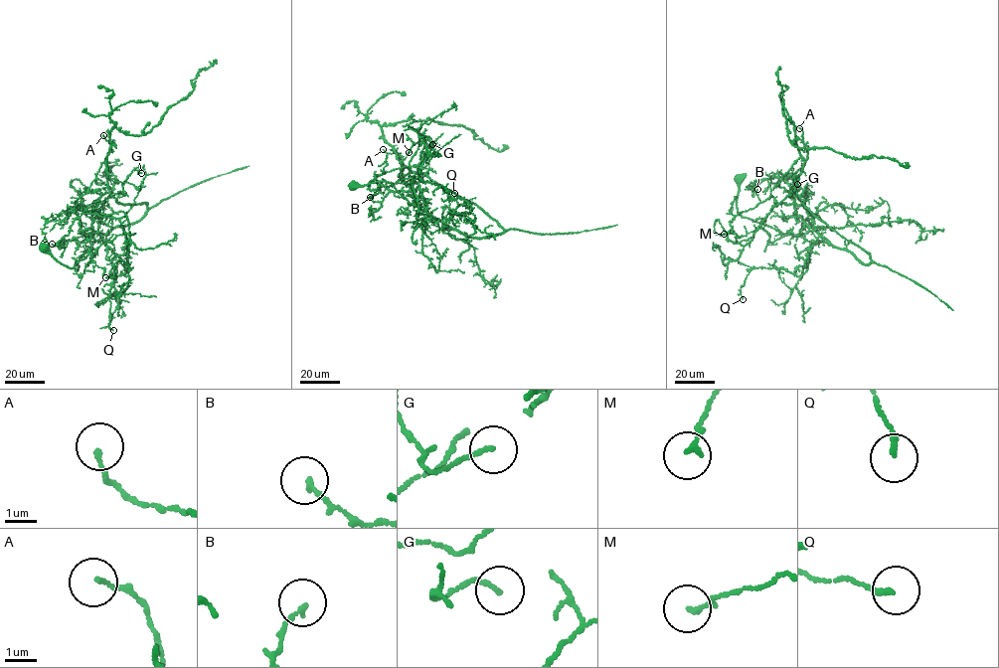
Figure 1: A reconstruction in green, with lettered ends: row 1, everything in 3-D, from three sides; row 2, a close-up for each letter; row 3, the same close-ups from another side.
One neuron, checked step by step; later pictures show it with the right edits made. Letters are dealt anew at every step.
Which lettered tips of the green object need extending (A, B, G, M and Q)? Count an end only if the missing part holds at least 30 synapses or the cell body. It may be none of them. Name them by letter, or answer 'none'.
none

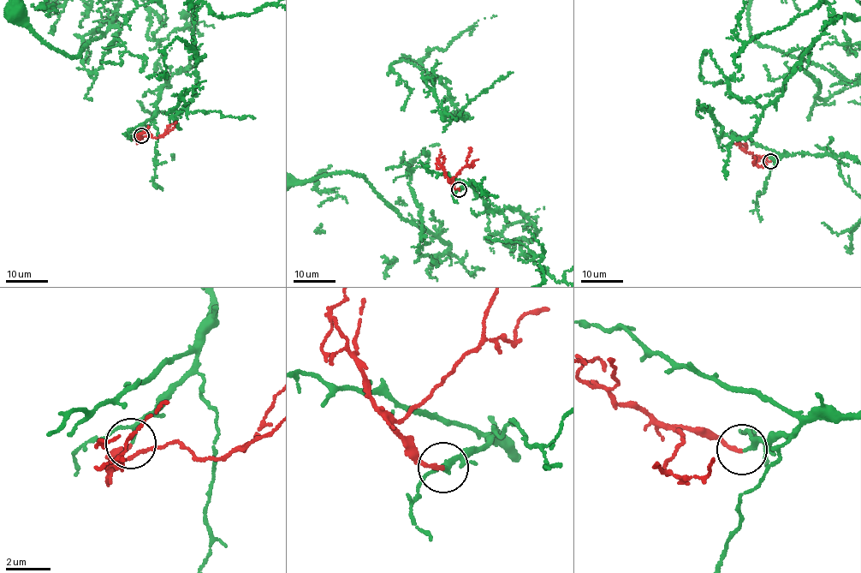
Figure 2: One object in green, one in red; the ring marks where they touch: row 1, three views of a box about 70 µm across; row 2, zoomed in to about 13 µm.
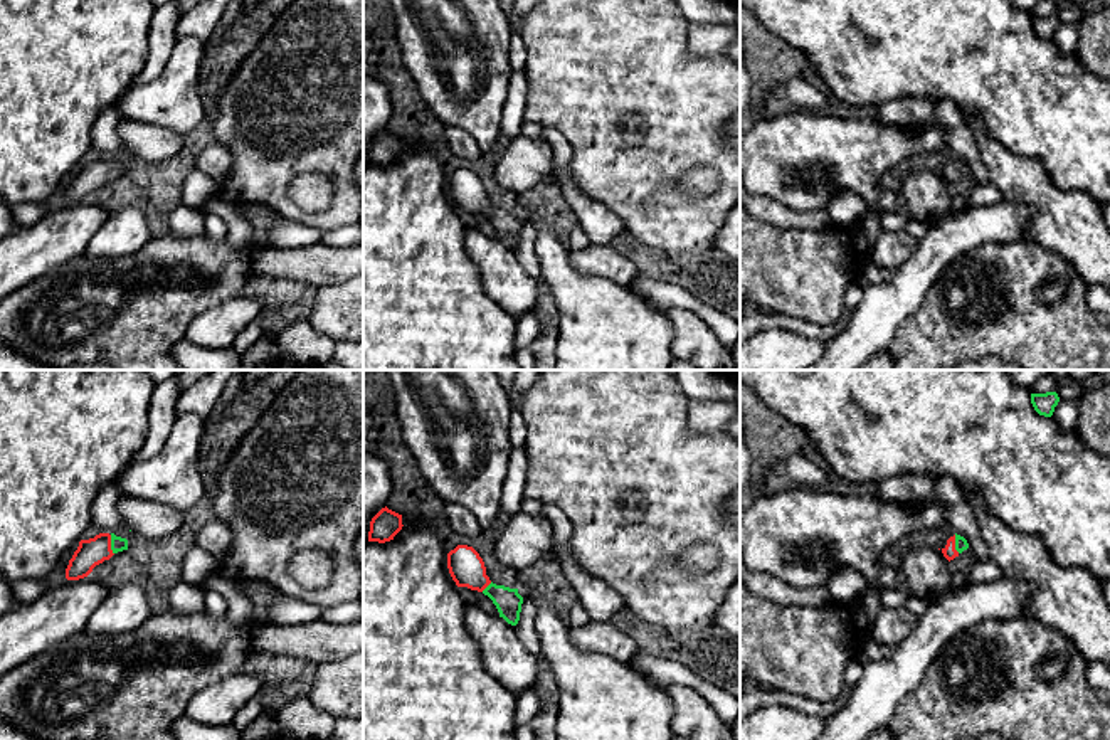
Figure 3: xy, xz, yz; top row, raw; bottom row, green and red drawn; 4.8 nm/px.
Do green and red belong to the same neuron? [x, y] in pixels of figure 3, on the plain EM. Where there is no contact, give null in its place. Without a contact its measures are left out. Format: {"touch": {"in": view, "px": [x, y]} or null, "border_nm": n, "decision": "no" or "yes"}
{"touch": {"in": "xy", "px": [111, 169]}, "border_nm": 100, "decision": "yes"}

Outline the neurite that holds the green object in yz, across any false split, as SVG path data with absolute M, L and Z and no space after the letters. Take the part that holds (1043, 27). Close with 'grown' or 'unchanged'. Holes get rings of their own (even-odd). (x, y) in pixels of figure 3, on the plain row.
M1056 15L1031 17L1031 27L1039 39L1051 40L1060 20Z | unchanged

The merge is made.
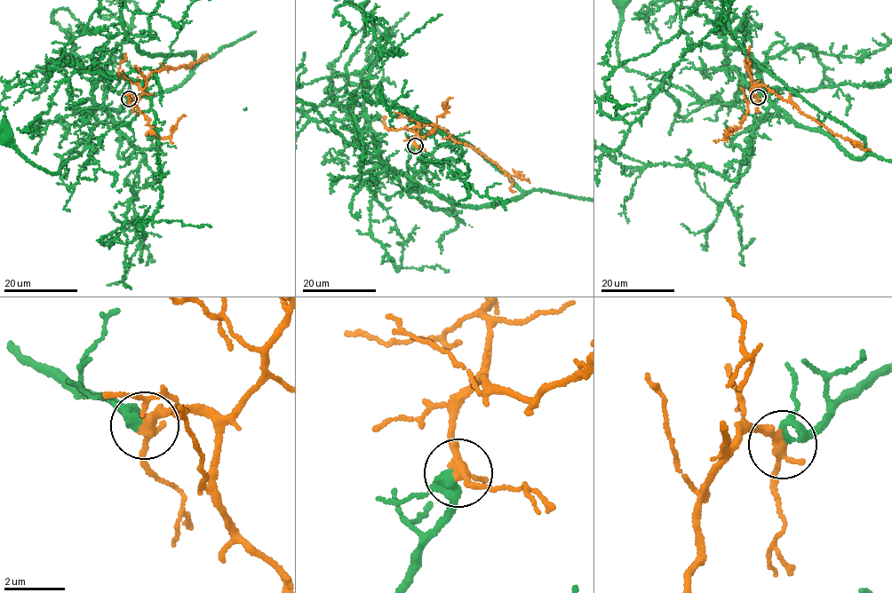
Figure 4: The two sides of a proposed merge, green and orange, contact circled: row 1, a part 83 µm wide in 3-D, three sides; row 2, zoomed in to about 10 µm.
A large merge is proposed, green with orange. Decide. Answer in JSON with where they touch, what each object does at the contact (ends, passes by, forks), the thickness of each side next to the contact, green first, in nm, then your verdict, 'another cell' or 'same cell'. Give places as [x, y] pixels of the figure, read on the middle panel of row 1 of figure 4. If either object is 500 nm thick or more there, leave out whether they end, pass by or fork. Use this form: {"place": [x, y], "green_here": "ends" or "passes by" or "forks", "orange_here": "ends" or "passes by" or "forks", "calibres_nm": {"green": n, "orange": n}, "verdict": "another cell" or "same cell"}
{"place": [415, 146], "green_here": "passes by", "orange_here": "passes by", "calibres_nm": {"green": 280, "orange": 300}, "verdict": "same cell"}

